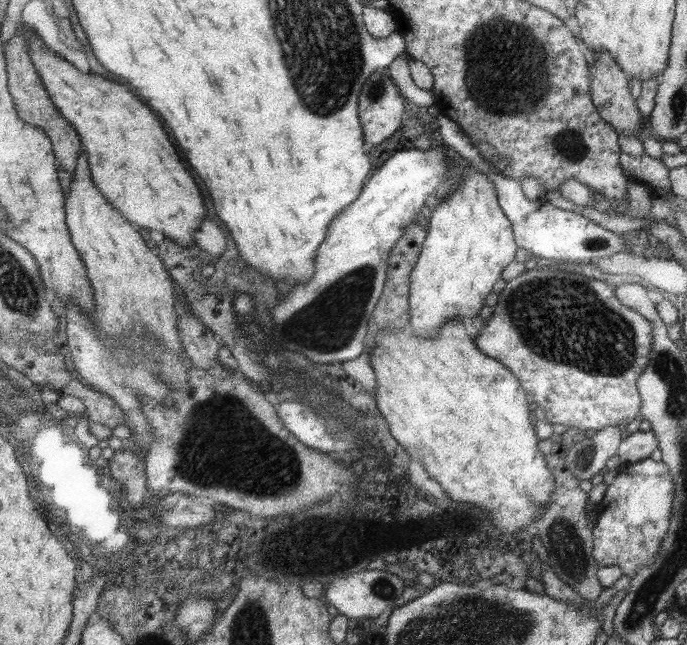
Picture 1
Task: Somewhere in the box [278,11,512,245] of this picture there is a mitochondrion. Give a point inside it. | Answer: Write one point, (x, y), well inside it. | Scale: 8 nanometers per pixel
(375, 92)

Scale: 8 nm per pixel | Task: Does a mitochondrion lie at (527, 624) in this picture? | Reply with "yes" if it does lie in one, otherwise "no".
yes

